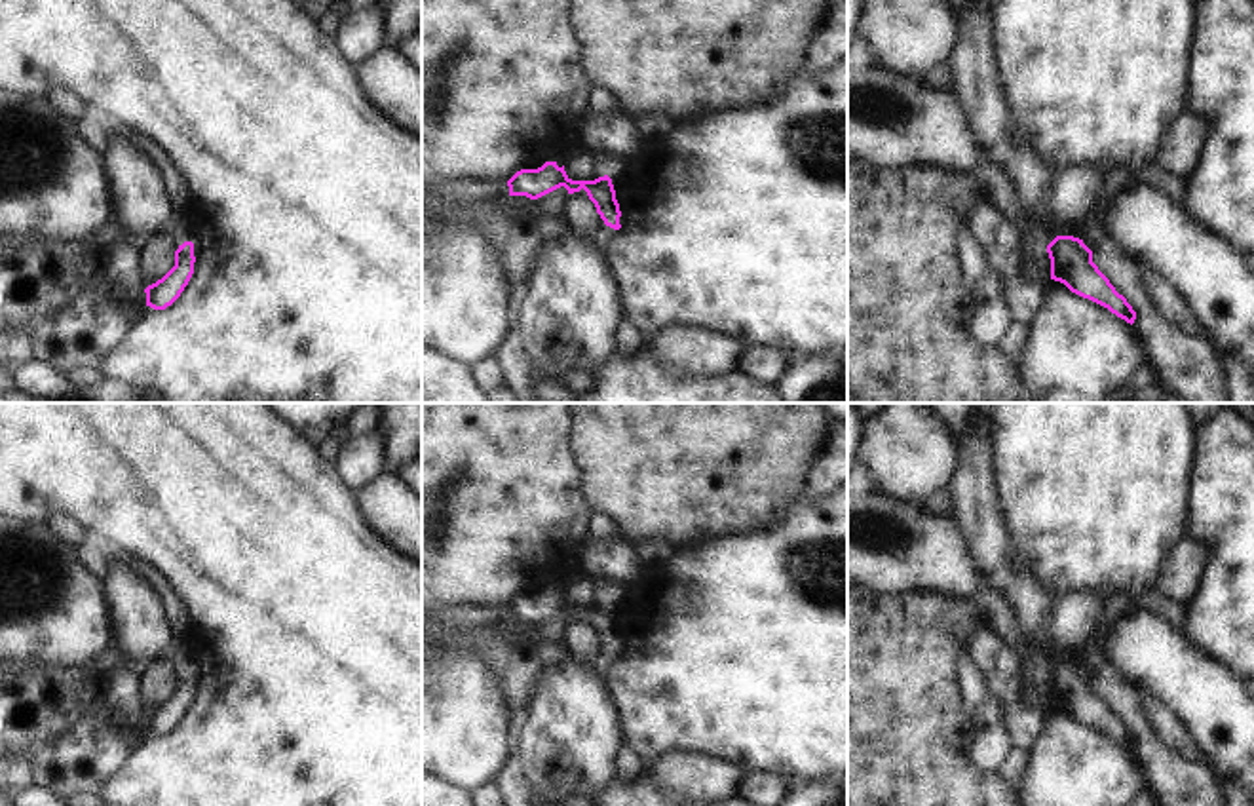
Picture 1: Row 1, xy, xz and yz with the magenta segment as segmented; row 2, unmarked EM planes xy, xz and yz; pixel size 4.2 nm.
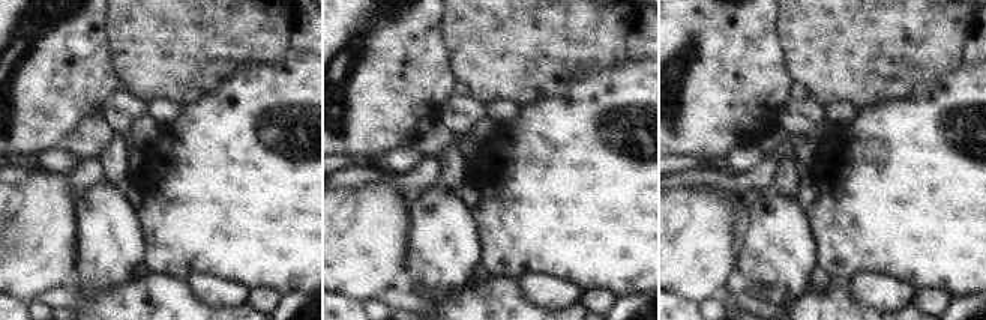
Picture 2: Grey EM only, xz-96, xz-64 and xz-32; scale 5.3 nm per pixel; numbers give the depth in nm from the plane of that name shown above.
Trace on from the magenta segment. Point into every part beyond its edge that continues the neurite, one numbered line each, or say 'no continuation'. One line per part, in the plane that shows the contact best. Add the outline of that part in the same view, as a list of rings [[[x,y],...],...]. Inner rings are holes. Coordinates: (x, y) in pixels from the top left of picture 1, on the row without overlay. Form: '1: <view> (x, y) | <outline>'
1: xy (179, 656) | [[[188,631],[171,639],[169,662],[171,662],[171,673],[175,677],[184,667],[192,667],[194,669],[194,682],[198,681],[198,667],[196,667],[194,660],[190,658],[190,650],[188,650]]]

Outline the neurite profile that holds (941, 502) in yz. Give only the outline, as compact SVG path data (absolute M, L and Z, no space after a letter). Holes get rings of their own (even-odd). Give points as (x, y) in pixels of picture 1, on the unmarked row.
M948 489L939 490L931 500L922 502L922 508L935 515L952 513L952 494Z

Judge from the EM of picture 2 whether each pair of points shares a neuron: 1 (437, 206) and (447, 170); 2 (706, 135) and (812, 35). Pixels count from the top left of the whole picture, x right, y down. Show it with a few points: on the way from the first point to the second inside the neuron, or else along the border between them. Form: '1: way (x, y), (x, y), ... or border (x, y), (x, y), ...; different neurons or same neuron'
1: border (437, 182), (456, 193); different neurons
2: border (785, 66), (791, 75); different neurons

